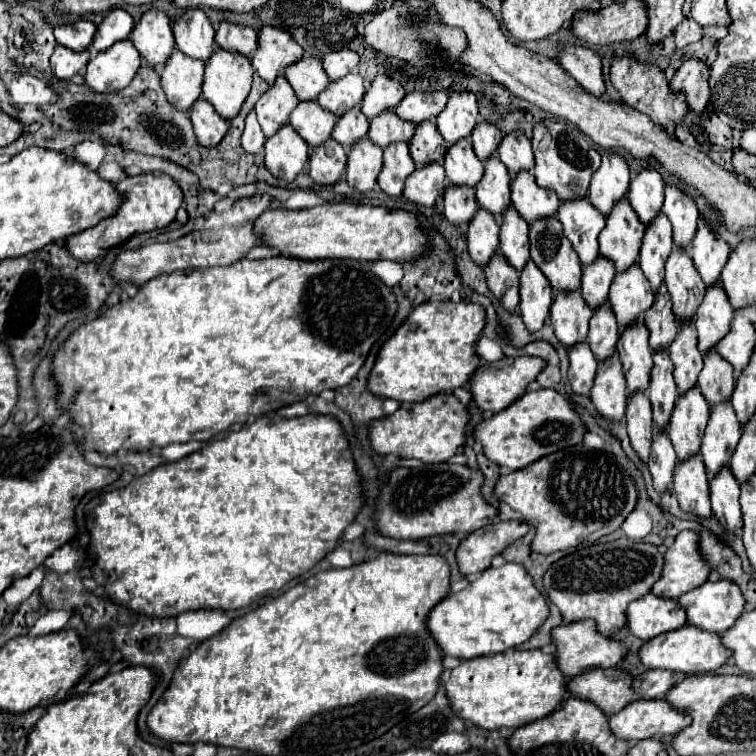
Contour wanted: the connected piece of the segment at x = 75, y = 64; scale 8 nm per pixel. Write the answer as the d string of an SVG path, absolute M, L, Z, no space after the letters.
M56 46L52 58L50 58L50 66L52 66L52 74L58 80L70 80L72 76L76 76L90 60L90 52L72 52L66 50L62 46Z

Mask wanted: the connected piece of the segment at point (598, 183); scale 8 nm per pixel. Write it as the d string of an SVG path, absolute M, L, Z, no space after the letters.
M614 152L602 154L602 166L596 170L588 188L590 204L596 206L602 216L608 216L612 208L622 198L626 198L628 188L630 188L630 170L626 162Z

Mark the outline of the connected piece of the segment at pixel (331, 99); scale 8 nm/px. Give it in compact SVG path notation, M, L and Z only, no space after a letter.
M350 72L346 78L330 82L328 88L318 96L318 104L340 118L342 114L346 114L346 110L352 110L362 102L364 92L366 90L362 76Z

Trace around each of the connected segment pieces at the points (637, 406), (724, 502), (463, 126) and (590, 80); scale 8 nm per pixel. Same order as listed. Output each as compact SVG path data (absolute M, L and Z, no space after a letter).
M644 392L628 398L626 422L628 422L628 436L634 452L640 456L642 462L648 462L650 446L652 446L652 410Z
M724 468L716 478L710 480L712 512L726 532L742 530L742 508L740 508L740 486L734 480L730 468Z
M452 92L446 108L438 116L438 132L448 146L472 134L478 124L478 102L472 92Z
M564 46L558 62L562 68L592 96L604 96L604 78L602 78L602 64L600 56L582 46Z

